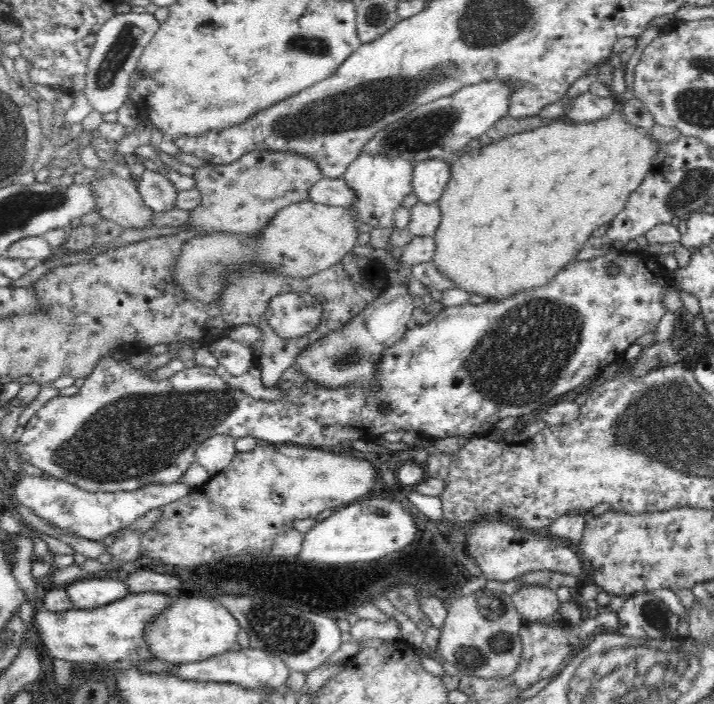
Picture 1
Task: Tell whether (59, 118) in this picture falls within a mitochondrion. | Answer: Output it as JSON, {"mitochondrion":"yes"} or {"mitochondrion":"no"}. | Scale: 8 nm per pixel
{"mitochondrion":"no"}

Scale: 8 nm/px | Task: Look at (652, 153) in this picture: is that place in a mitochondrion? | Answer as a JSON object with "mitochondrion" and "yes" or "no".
{"mitochondrion":"no"}

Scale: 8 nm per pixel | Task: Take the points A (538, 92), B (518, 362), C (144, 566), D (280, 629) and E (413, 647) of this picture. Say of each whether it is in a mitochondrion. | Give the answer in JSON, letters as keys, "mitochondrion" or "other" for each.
{"A":"other","B":"mitochondrion","C":"other","D":"mitochondrion","E":"other"}

